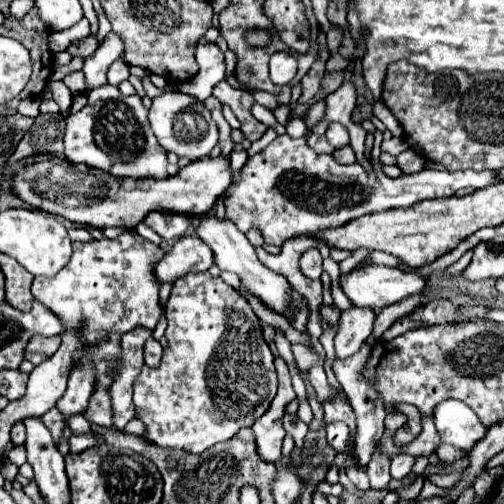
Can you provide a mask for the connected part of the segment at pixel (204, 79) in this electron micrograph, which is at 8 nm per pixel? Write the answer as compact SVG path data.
M201 39L195 57L199 63L199 73L191 81L187 81L187 93L197 97L199 101L205 101L211 95L211 89L225 77L223 53L215 43Z

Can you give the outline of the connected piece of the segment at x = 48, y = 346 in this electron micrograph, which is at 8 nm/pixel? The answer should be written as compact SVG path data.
M33 337L25 349L25 359L29 359L31 363L39 365L45 359L49 359L61 345L61 337Z

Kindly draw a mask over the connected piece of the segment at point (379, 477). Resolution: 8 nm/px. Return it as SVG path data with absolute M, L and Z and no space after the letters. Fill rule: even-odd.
M375 451L373 457L371 457L371 461L369 461L367 473L369 473L371 489L375 489L375 491L387 489L389 479L391 479L391 475L389 475L389 457L385 457L379 451Z

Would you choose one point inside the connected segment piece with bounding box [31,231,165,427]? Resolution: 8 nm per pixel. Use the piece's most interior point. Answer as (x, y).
(101, 290)

